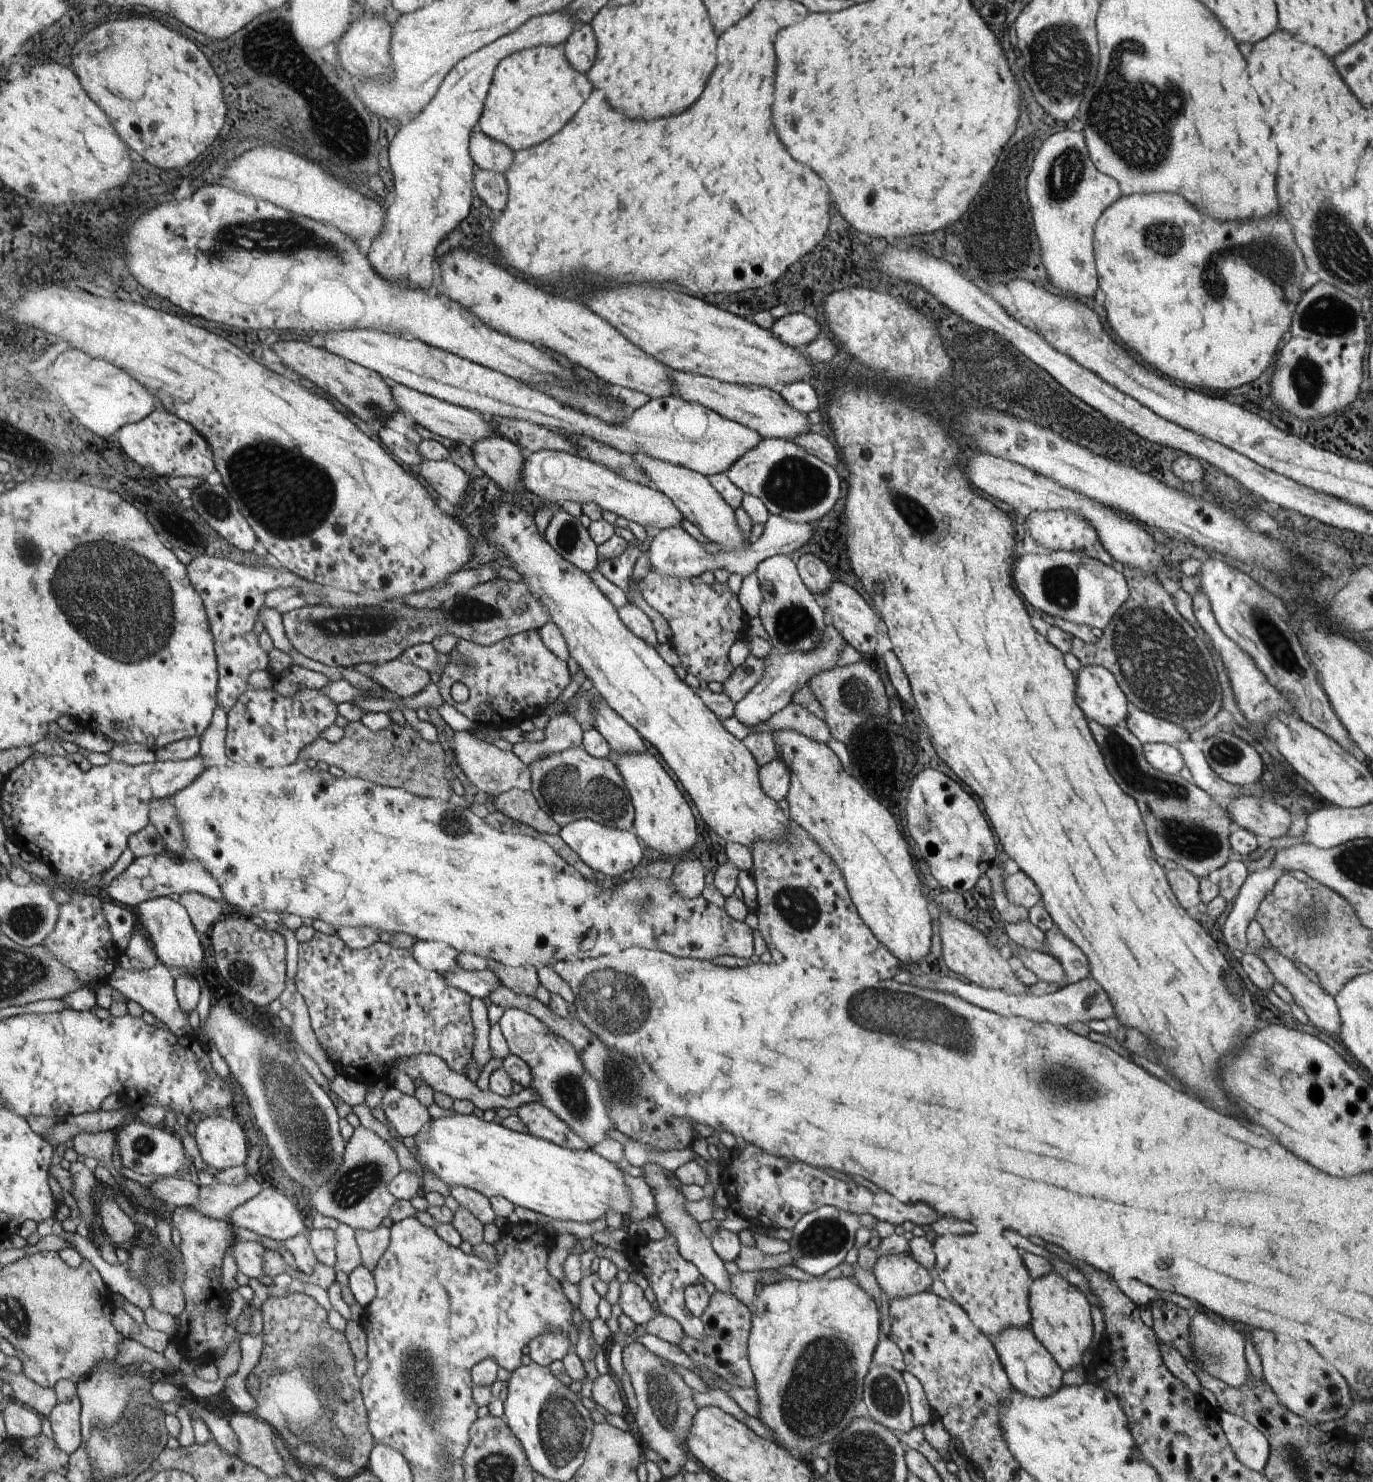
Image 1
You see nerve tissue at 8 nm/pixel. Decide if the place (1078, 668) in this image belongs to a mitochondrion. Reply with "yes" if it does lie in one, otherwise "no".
no

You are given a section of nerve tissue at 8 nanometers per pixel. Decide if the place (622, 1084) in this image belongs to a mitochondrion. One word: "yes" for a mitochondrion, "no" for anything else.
yes

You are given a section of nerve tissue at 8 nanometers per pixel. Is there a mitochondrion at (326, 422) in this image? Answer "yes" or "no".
no

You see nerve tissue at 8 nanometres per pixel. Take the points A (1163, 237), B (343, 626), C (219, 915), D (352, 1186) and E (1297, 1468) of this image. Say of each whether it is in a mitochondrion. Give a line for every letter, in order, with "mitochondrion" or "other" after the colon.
A: mitochondrion
B: mitochondrion
C: other
D: mitochondrion
E: mitochondrion

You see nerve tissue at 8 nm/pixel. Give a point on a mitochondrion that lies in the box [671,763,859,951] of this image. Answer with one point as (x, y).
(795, 904)

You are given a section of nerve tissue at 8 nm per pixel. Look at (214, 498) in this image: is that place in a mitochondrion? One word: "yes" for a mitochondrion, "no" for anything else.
yes

